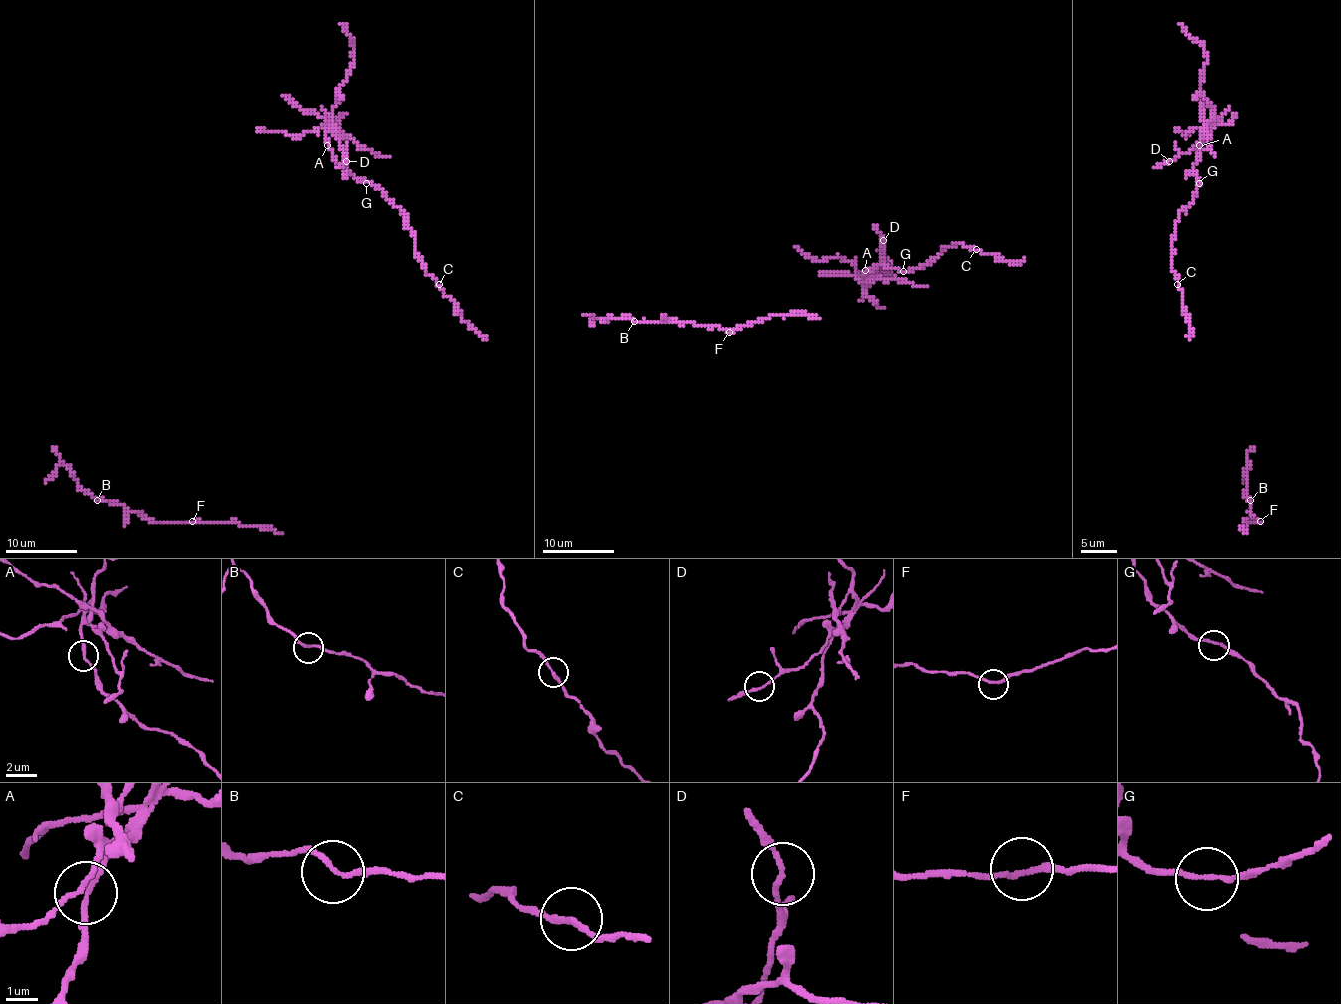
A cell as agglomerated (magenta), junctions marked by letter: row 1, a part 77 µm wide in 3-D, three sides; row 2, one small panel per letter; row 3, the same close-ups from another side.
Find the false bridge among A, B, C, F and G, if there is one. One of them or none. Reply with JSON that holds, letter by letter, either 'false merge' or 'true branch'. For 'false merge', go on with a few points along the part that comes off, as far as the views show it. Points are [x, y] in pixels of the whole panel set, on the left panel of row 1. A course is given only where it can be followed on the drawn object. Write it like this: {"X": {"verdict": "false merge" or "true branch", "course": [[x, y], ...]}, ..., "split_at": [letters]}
{"A": {"verdict": "false merge", "course": [[328, 145], [326, 132], [337, 104], [337, 91], [348, 77], [353, 52], [353, 39], [340, 23]]}, "B": {"verdict": "true branch"}, "C": {"verdict": "true branch"}, "F": {"verdict": "true branch"}, "G": {"verdict": "true branch"}, "split_at": ["A"]}

